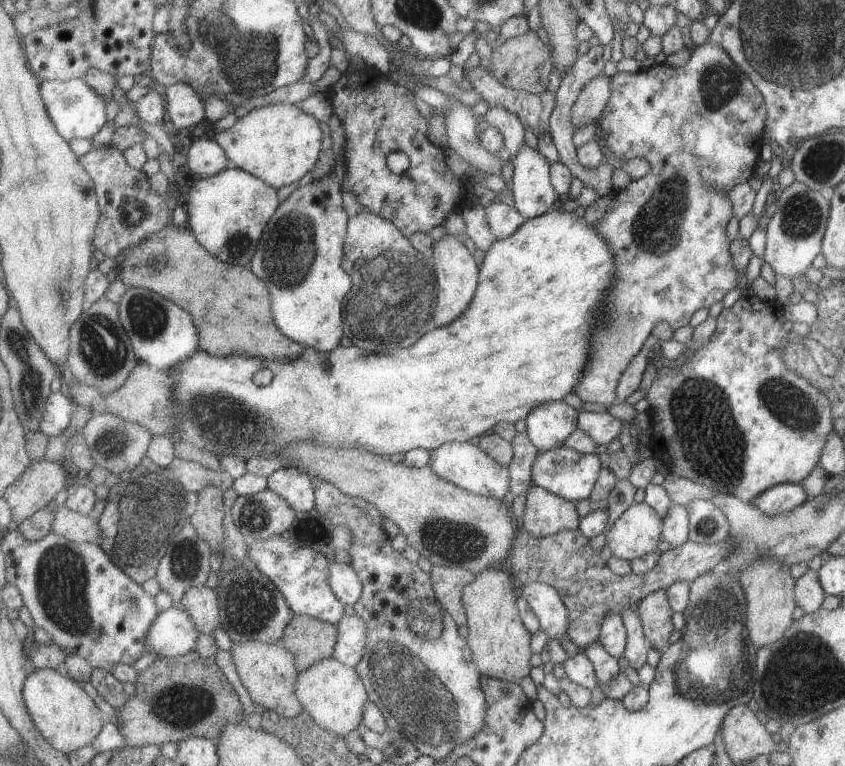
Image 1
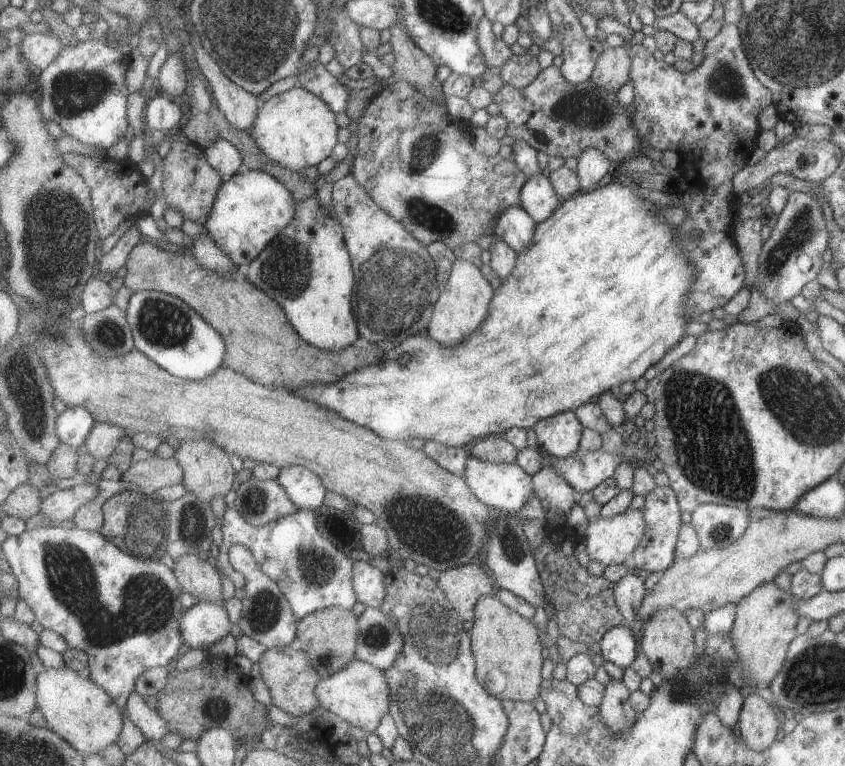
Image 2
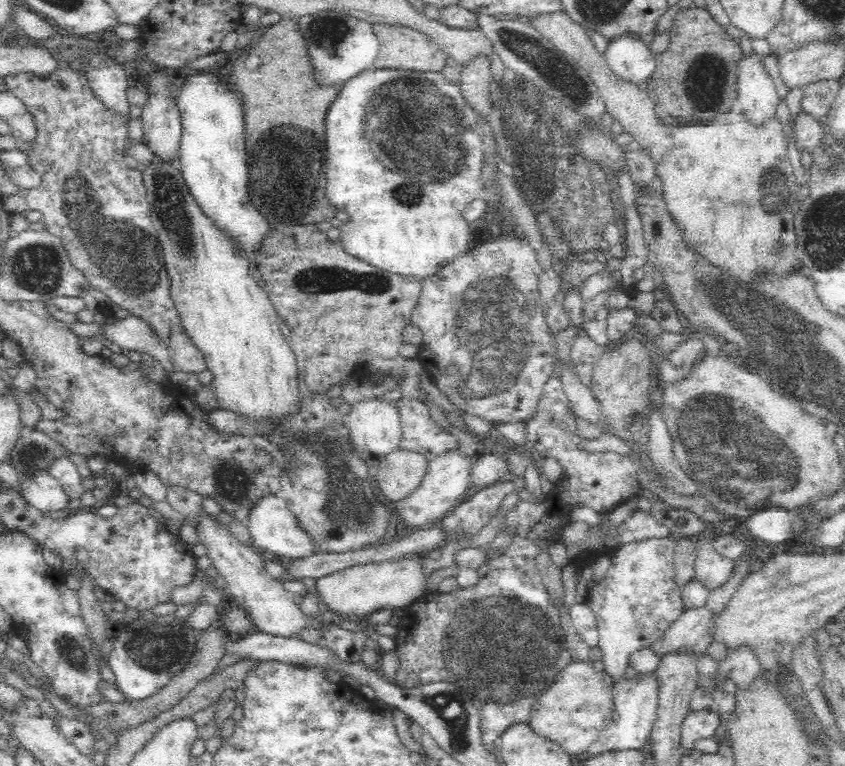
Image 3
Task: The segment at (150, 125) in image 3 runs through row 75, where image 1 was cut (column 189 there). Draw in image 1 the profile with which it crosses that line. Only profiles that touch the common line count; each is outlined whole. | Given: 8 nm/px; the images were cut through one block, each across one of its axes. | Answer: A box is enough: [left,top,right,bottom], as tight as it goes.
[185,140,233,178]

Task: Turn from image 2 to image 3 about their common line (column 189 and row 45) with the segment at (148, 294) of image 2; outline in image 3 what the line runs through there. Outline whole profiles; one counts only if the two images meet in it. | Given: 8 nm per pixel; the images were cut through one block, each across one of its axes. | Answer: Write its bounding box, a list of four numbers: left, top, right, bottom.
[296,10,379,86]

